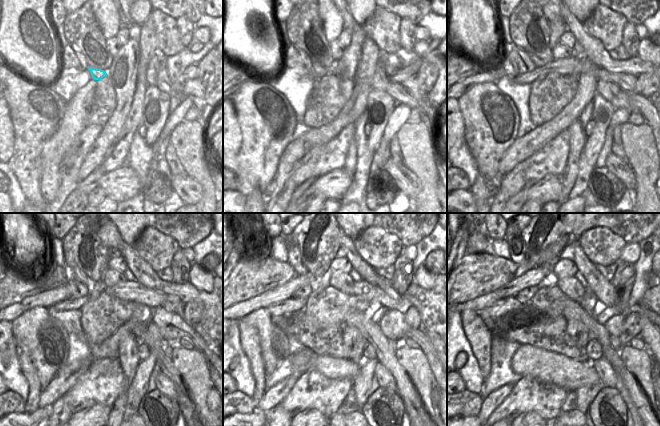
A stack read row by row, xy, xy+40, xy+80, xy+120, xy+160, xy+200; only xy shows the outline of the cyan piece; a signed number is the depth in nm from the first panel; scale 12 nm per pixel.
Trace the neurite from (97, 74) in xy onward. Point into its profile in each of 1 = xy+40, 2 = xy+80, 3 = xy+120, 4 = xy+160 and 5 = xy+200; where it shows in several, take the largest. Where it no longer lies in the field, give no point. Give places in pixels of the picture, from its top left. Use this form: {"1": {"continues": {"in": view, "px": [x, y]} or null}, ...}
{"1": {"continues": {"in": "xy+40", "px": [318, 71]}}, "2": {"continues": {"in": "xy+80", "px": [538, 62]}}, "3": {"continues": {"in": "xy+120", "px": [78, 273]}}, "4": {"continues": {"in": "xy+160", "px": [294, 258]}}, "5": {"continues": {"in": "xy+200", "px": [513, 236]}}}

